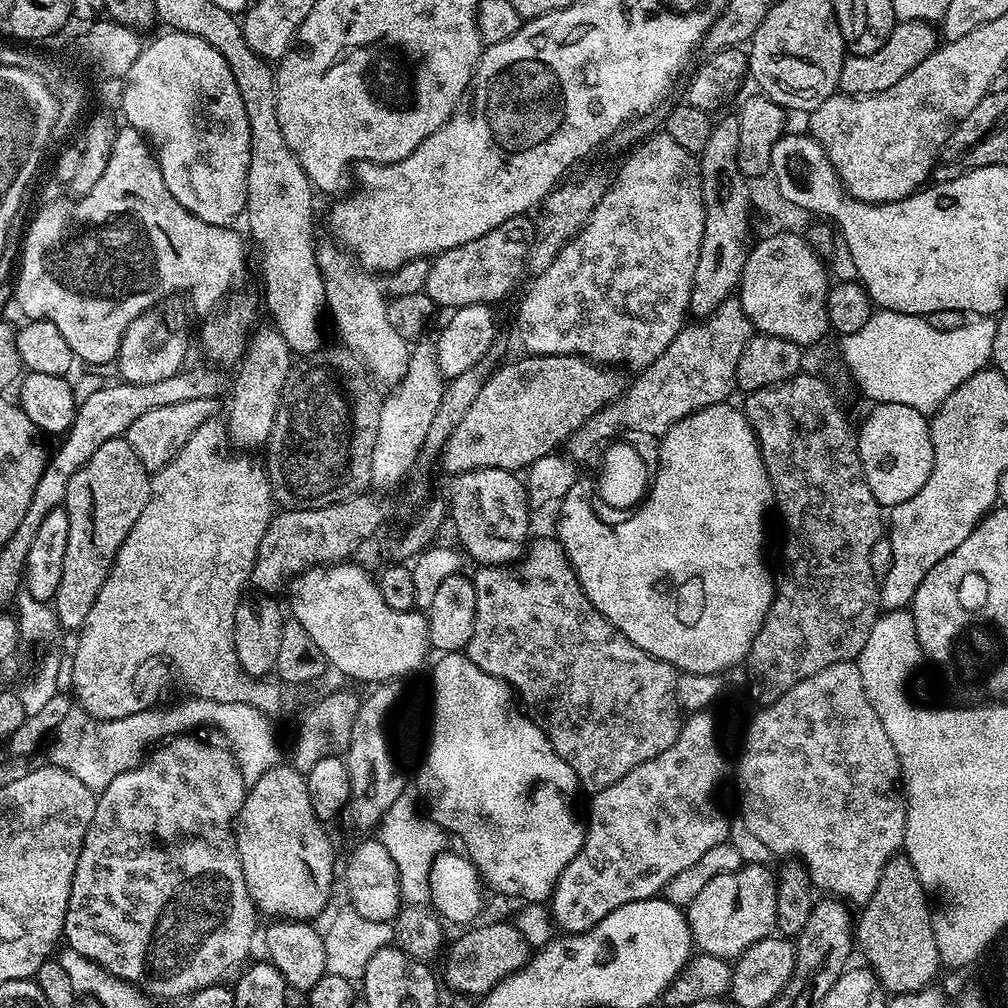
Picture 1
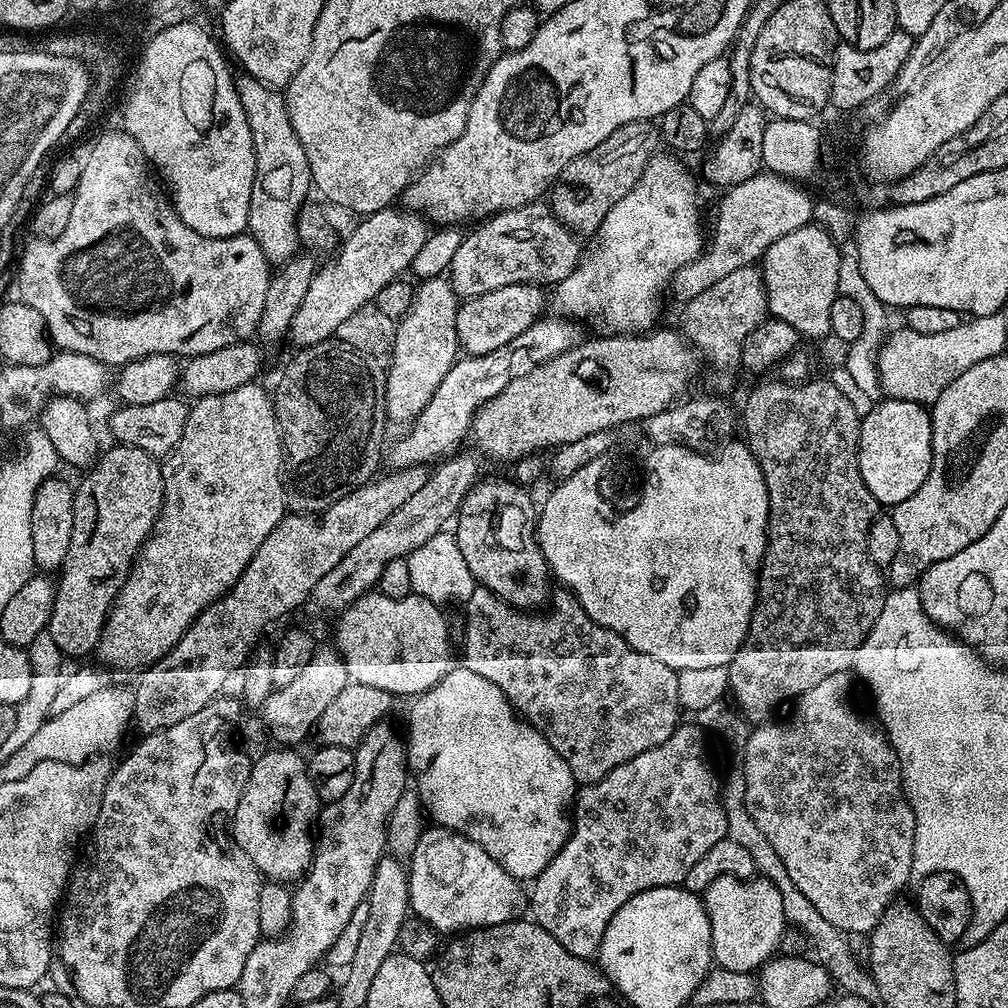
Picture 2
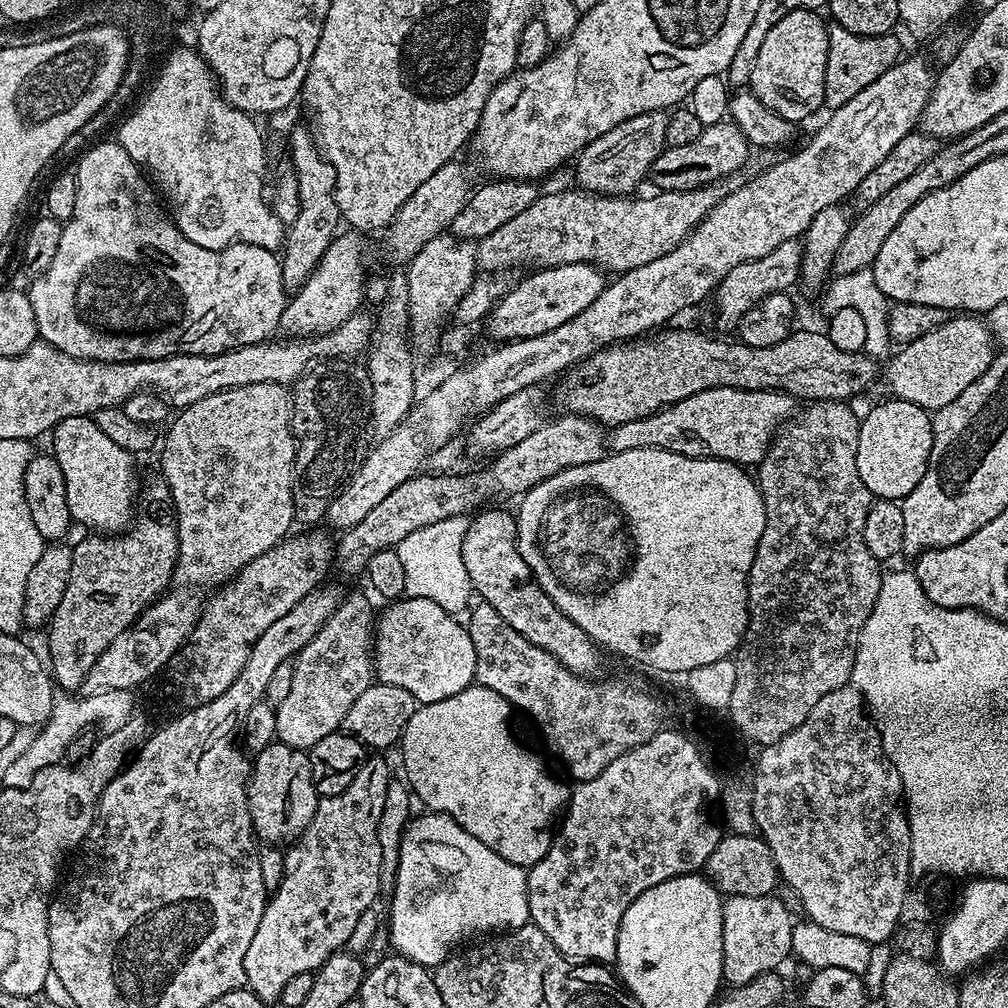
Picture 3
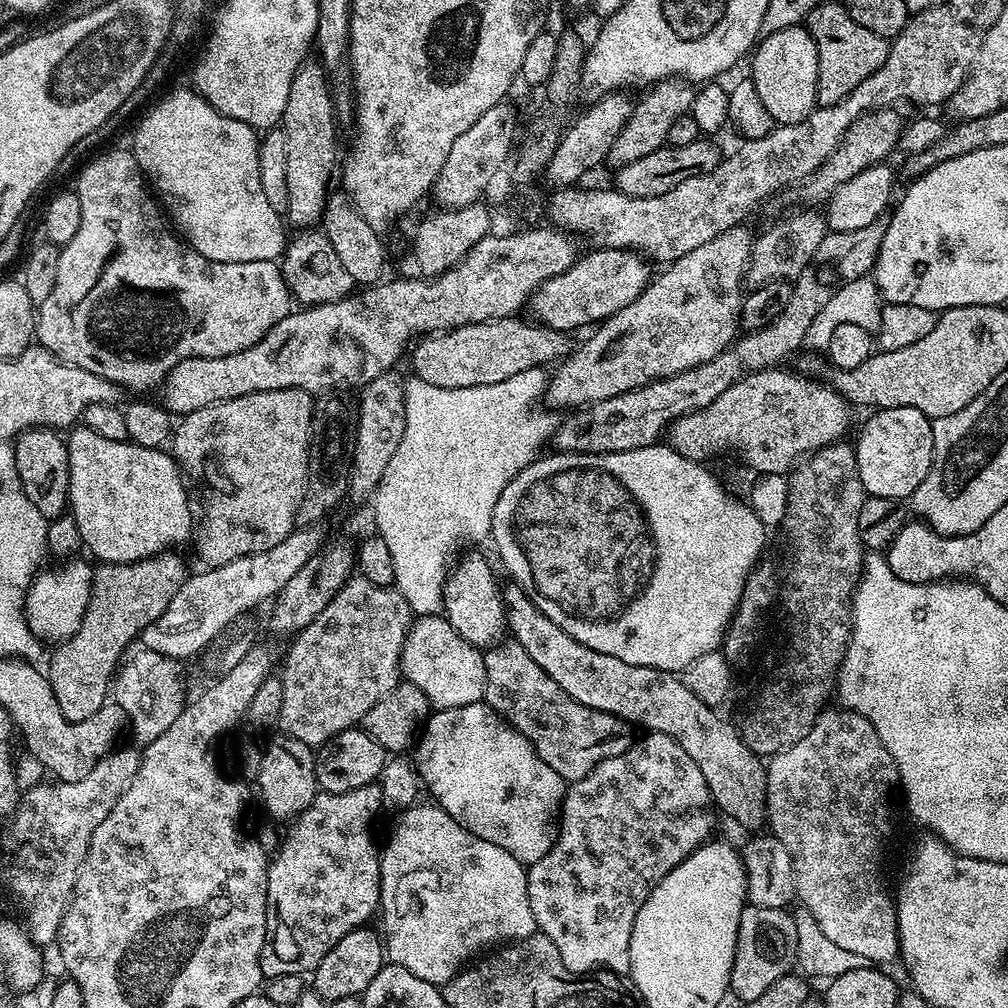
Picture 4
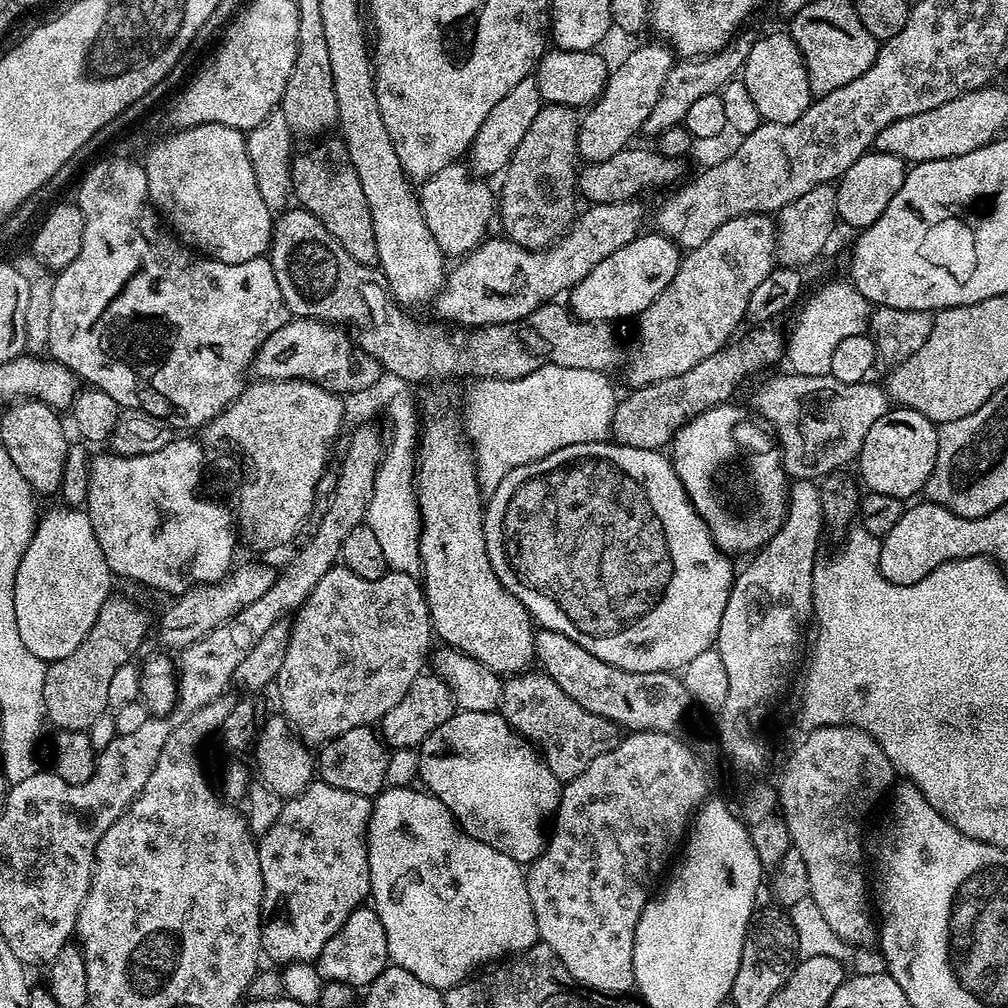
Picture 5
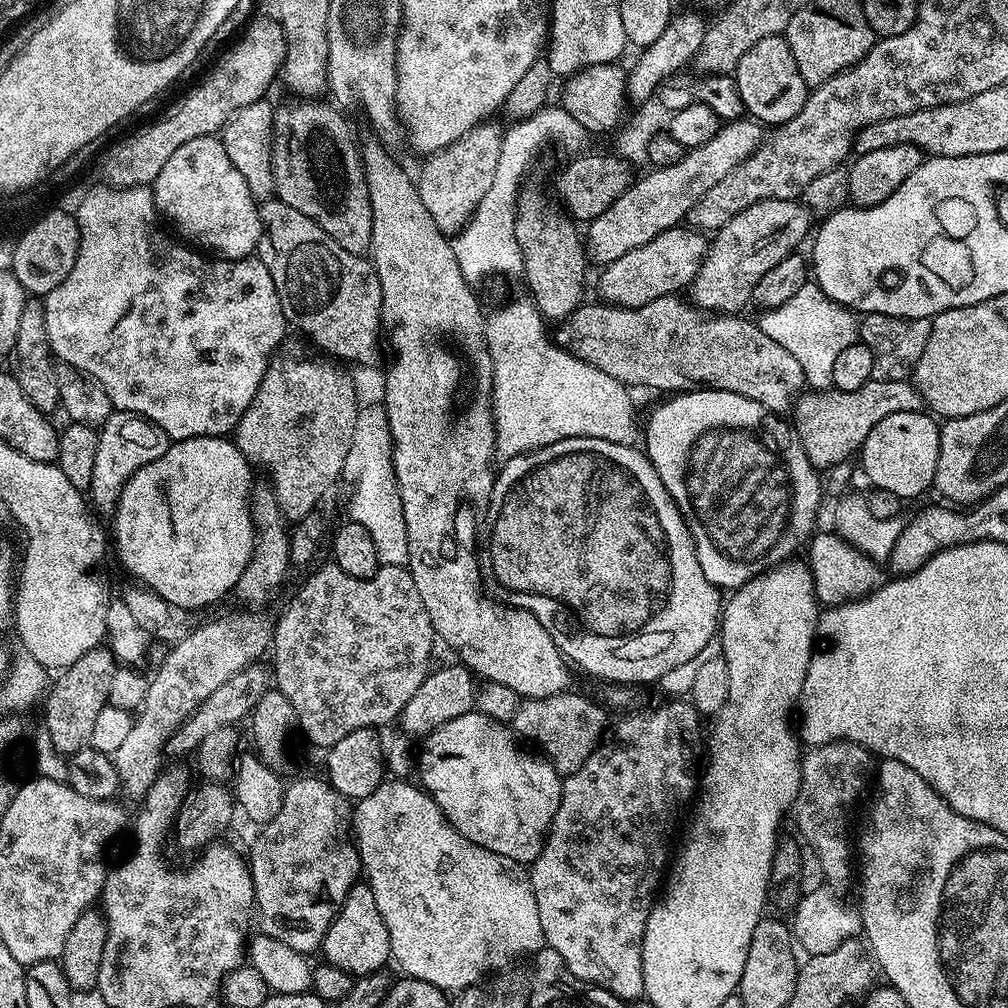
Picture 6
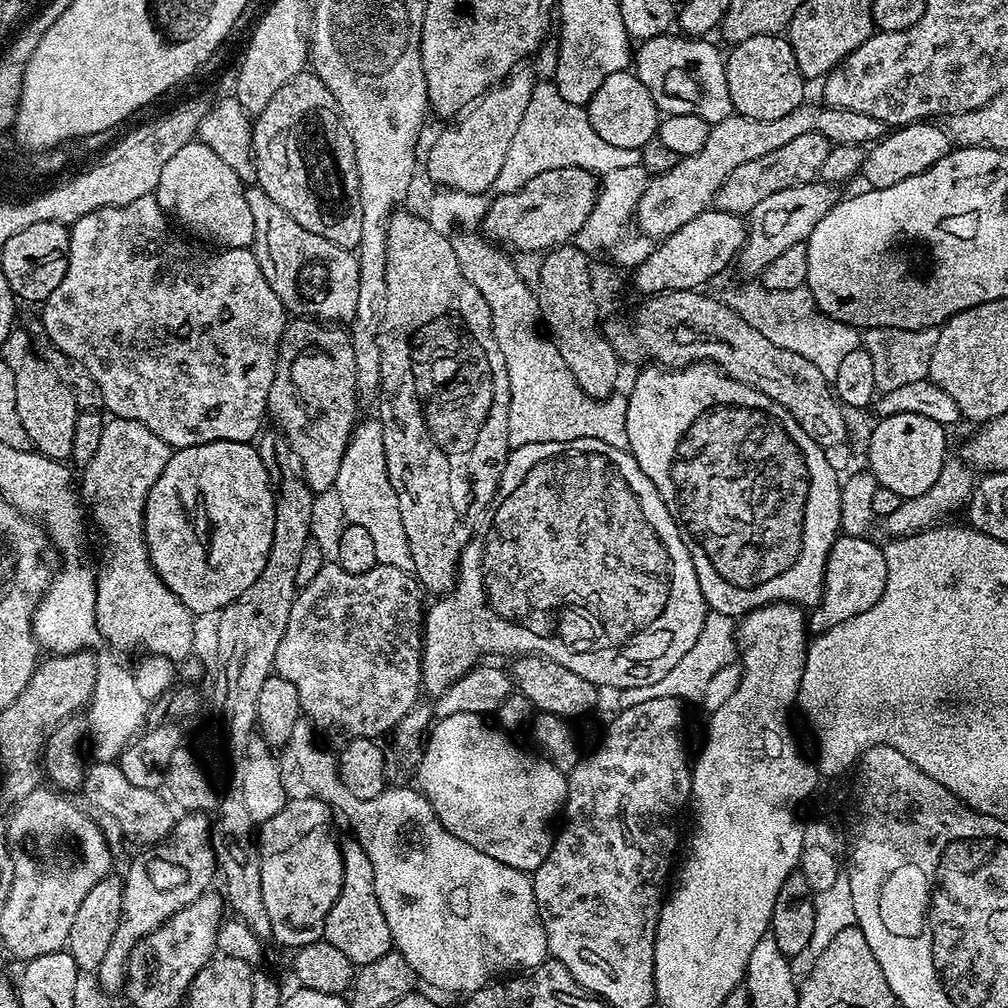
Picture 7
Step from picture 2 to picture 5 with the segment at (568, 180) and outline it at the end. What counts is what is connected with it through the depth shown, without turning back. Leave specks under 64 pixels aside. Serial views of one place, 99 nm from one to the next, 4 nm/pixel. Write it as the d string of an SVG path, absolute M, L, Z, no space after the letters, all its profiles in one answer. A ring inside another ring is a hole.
M744 30L721 52L711 52L708 56L677 59L672 65L670 74L666 74L666 86L662 86L662 94L658 98L658 103L654 105L654 110L650 110L650 118L646 118L643 131L659 134L662 130L670 130L670 126L683 124L687 110L698 98L719 93L730 81L737 79L743 73L753 39L753 33L750 34L748 30Z

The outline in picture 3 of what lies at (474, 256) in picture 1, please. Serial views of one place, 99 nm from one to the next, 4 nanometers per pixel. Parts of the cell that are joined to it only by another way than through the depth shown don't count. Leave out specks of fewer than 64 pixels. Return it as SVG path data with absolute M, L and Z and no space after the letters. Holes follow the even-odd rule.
M724 182L715 184L707 184L701 188L694 190L686 190L685 192L662 192L657 191L656 196L640 196L641 194L629 194L627 196L602 196L595 192L586 192L583 190L575 190L576 192L547 192L535 200L530 206L526 206L526 210L522 210L522 214L510 218L510 222L506 222L506 226L502 226L499 230L494 230L494 234L490 234L486 238L482 238L476 244L476 263L479 271L484 274L505 274L511 268L527 269L531 266L533 269L553 268L554 266L562 266L563 264L594 264L601 269L607 270L612 274L629 272L638 266L646 266L646 262L654 262L654 258L662 258L664 254L670 254L670 250L674 250L684 239L686 239L692 231L694 231L701 222L706 218L706 214L710 214L710 210L714 210L714 206L718 206L718 202L722 202L722 198L728 195L730 188Z

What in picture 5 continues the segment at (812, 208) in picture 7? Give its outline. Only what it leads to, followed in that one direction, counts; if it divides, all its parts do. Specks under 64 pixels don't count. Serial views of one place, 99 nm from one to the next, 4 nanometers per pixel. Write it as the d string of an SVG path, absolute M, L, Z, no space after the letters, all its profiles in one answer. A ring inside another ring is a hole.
M763 212L730 218L702 246L691 249L681 259L678 274L674 274L670 286L635 321L636 349L628 364L632 388L686 374L690 366L698 366L710 354L722 351L741 331L740 323L745 323L750 294L777 267L777 231L777 221Z

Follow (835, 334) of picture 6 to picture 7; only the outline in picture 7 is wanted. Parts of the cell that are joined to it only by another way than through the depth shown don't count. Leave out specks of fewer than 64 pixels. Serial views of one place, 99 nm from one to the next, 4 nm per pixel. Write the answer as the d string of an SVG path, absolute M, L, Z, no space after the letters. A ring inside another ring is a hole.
M744 282L741 288L733 290L726 296L726 303L730 305L743 320L750 322L774 346L782 346L786 350L794 350L794 354L802 354L802 358L810 358L818 370L830 382L835 381L838 365L846 359L850 350L861 347L862 332L853 324L838 322L827 316L814 302L807 287L794 290L766 290L759 282Z

